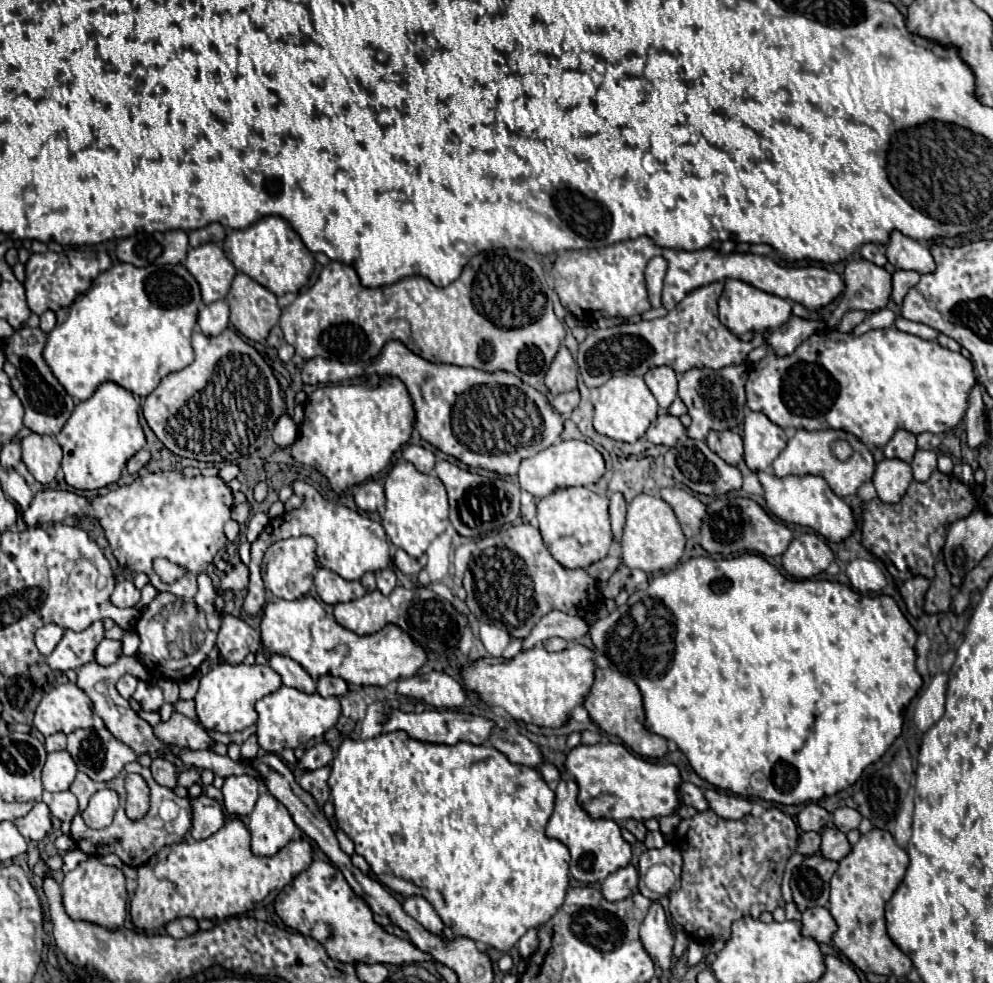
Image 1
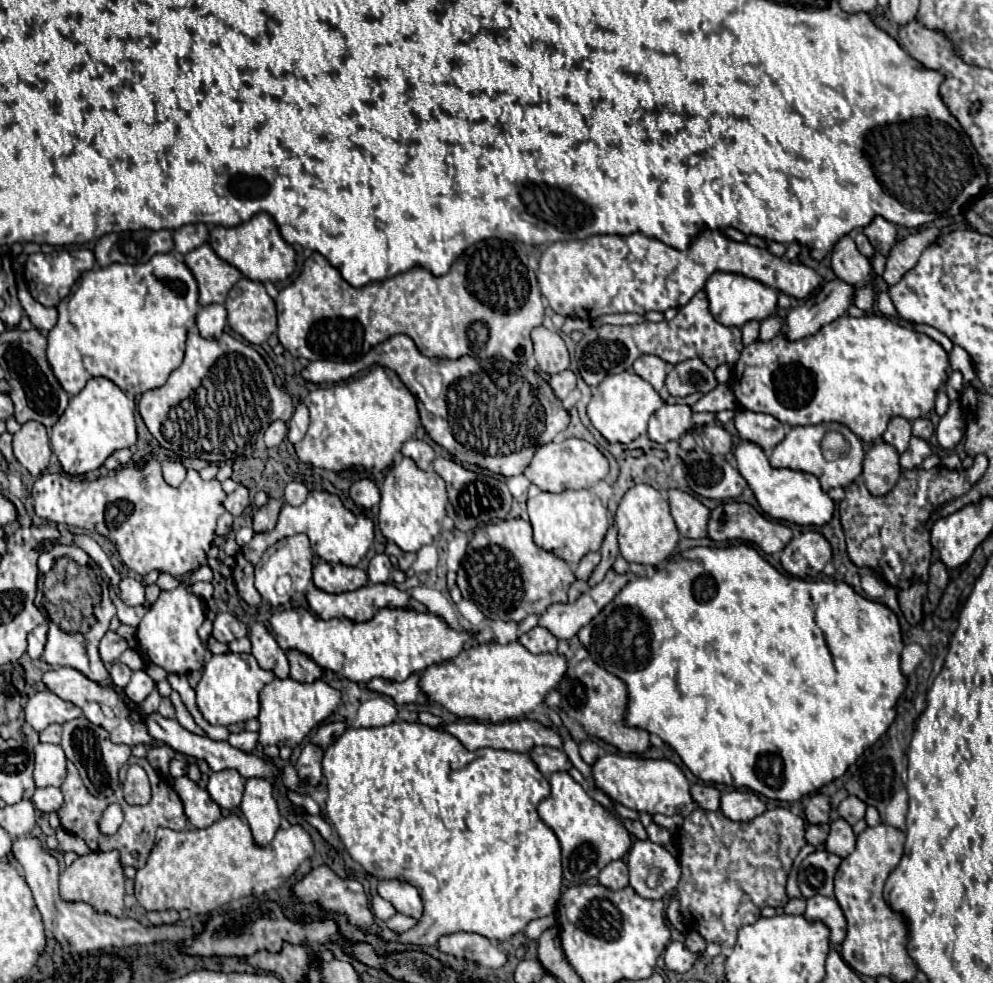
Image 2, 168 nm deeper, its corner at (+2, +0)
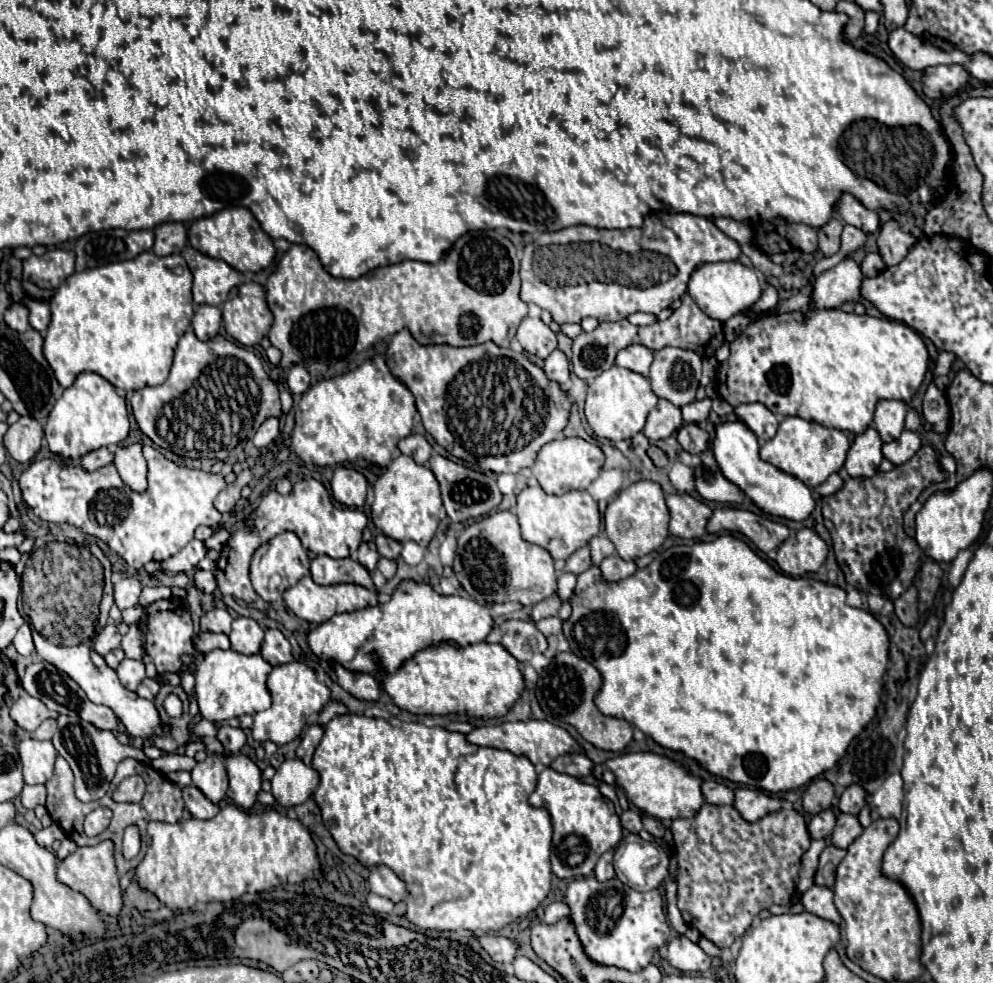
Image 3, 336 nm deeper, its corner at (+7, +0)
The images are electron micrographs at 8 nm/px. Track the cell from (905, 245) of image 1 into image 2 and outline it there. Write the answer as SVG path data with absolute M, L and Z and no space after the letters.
M875 217L873 223L863 229L863 233L869 237L875 251L885 257L889 257L893 245L897 243L897 227L889 221L885 221L883 217Z

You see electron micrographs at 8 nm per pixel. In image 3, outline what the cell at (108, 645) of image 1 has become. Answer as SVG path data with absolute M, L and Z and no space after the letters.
M108 621L106 627L96 635L96 639L94 639L94 649L96 649L100 655L106 655L108 651L120 647L120 639L122 639L122 635L118 633L118 627L114 625L114 621Z

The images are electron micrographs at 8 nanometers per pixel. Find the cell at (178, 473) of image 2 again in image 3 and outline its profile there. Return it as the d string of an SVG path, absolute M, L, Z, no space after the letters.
M140 445L116 447L114 449L114 465L128 487L132 487L136 492L144 492L147 489L145 481L147 462L142 457Z

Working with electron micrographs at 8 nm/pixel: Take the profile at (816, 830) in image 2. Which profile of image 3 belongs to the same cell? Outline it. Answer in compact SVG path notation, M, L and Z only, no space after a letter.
M828 807L828 809L820 811L818 815L814 815L812 821L808 823L810 837L812 837L812 839L826 839L826 837L832 835L834 825L836 825L836 817L834 817L832 809Z

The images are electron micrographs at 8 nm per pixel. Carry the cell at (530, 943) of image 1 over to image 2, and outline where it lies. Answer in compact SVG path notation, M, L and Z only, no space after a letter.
M549 915L549 917L541 917L541 919L535 919L535 921L531 921L531 923L527 925L527 929L525 929L525 937L527 937L529 941L539 941L541 933L543 933L545 929L553 927L553 925L555 925L555 917L553 917L553 915Z

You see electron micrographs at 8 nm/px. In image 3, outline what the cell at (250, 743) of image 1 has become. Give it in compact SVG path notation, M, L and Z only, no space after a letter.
M228 725L220 727L218 733L216 733L216 739L224 745L224 749L228 753L238 753L246 745L246 735L244 735L244 731L240 727L238 729L228 727Z

